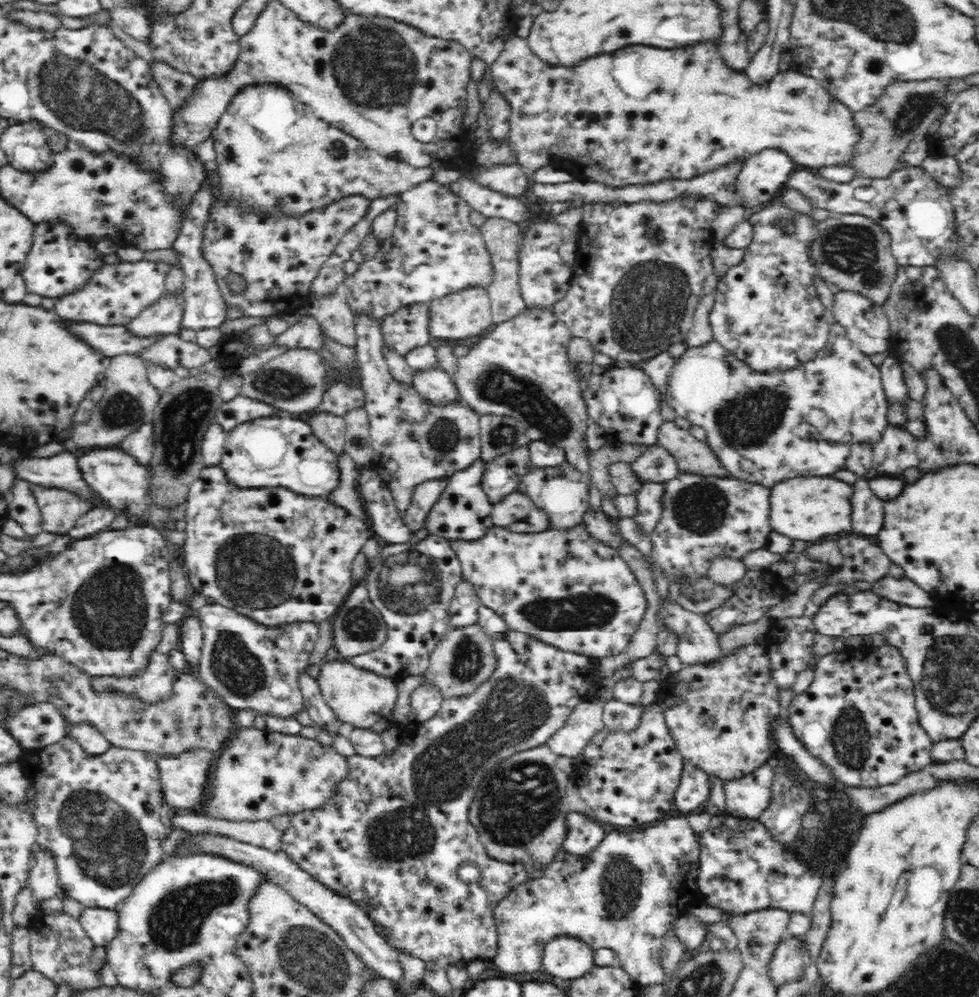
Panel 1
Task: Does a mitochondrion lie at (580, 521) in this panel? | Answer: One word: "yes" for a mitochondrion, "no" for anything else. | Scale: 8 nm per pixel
no

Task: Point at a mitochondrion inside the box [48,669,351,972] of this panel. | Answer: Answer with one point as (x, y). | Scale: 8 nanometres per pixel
(109, 845)

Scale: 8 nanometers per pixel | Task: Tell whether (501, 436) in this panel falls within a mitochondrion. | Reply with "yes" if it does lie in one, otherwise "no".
yes

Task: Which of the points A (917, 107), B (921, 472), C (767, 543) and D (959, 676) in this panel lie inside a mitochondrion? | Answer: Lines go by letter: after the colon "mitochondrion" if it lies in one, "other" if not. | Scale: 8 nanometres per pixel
A: mitochondrion
B: other
C: other
D: mitochondrion

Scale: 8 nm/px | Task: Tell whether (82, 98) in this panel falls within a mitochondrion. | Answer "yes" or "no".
yes

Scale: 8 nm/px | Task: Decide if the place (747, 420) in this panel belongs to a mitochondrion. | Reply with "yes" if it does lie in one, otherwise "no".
yes

